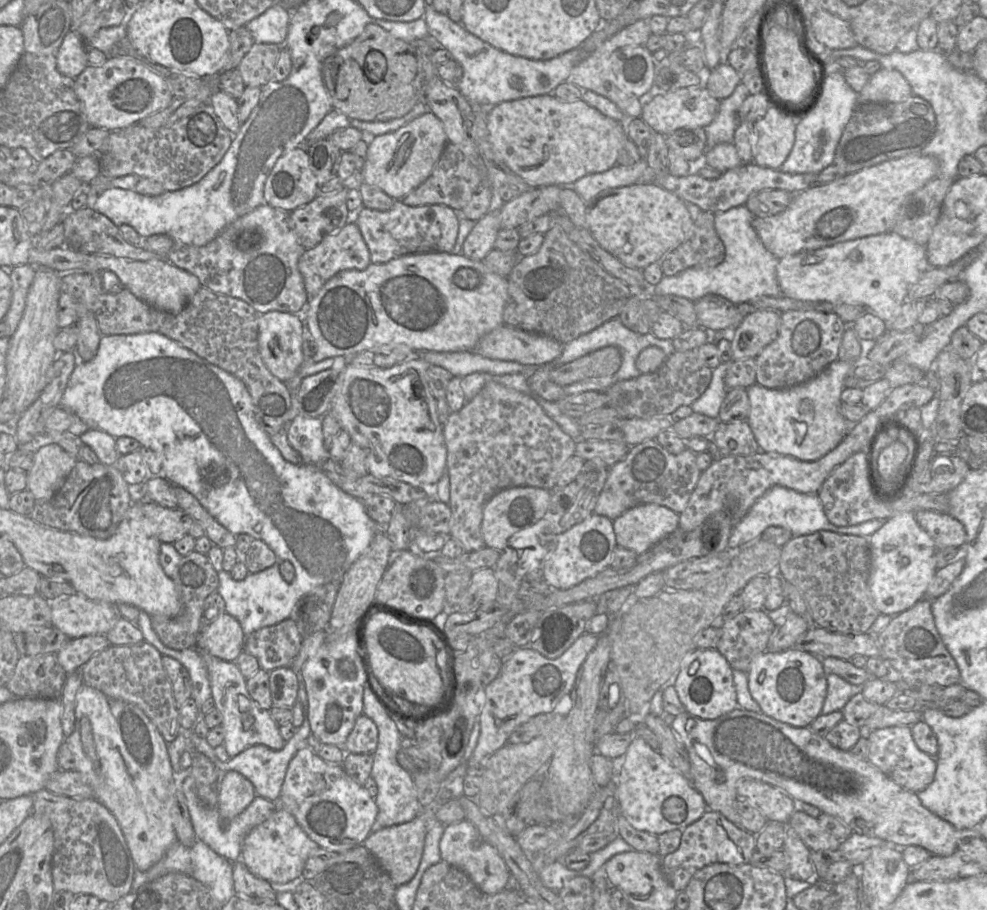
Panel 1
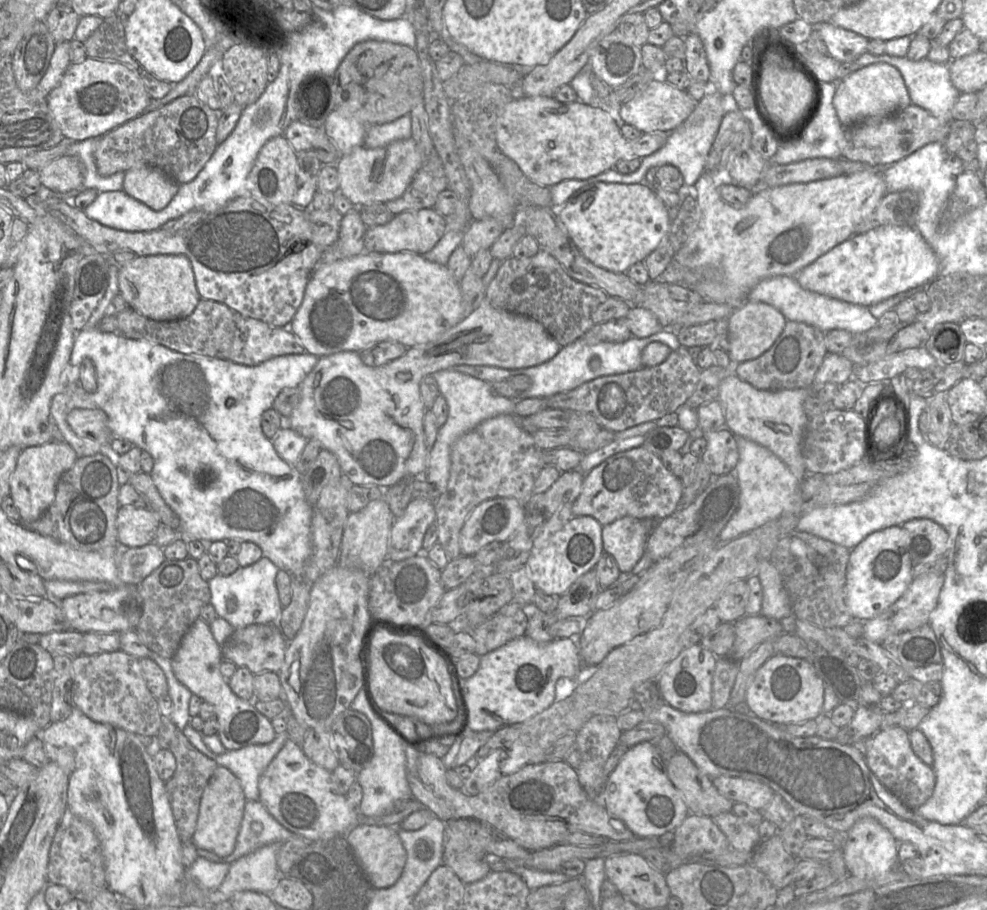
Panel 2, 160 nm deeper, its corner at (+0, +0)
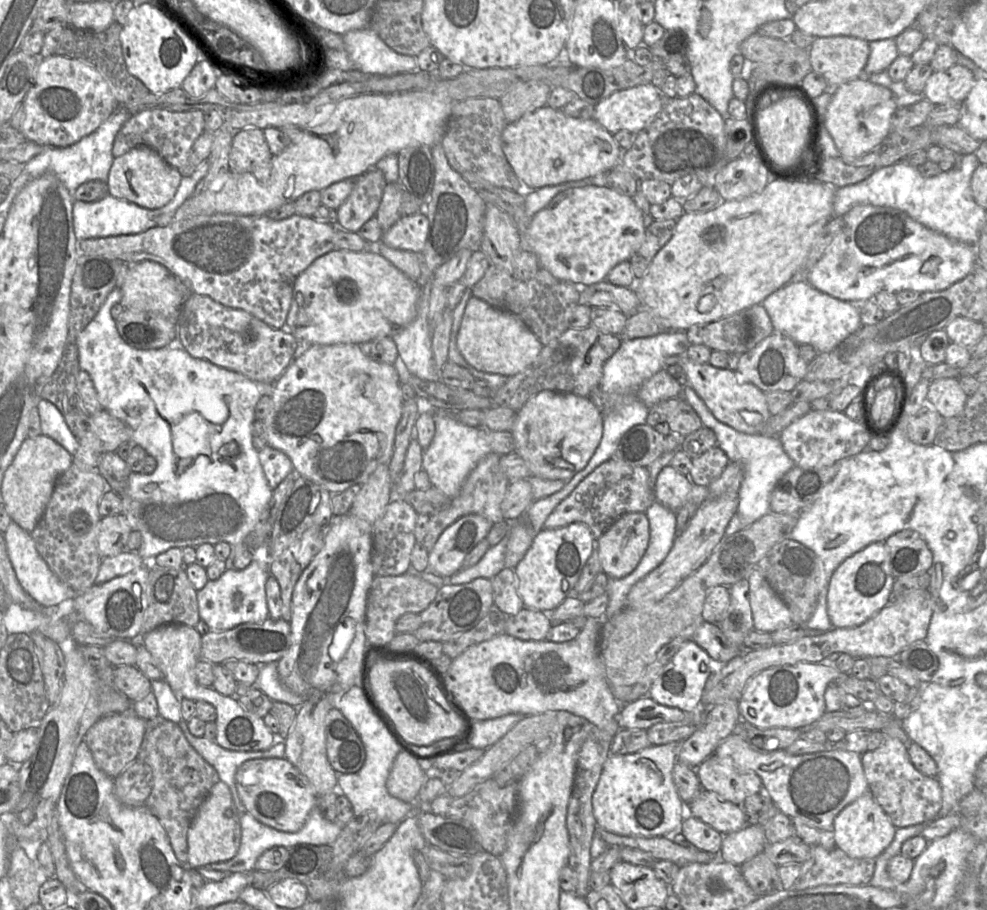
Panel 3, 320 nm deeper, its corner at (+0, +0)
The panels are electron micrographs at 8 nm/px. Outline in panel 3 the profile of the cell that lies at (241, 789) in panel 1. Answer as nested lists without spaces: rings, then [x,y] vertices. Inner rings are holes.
[[[219,780],[200,806],[189,828],[187,865],[196,869],[209,863],[228,861],[237,854],[240,841],[240,815],[234,805],[229,787]]]

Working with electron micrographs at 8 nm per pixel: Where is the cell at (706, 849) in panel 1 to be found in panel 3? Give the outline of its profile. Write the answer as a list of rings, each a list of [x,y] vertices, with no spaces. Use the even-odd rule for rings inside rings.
[[[685,814],[679,831],[688,843],[714,857],[718,857],[724,835],[690,814]]]

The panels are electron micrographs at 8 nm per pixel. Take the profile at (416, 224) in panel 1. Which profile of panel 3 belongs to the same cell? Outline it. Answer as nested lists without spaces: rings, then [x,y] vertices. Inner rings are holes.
[[[424,213],[402,216],[388,231],[382,242],[393,249],[420,253],[429,235],[429,220]]]

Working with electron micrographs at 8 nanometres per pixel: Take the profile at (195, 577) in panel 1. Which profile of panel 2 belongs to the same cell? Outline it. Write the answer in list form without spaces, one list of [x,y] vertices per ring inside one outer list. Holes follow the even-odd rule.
[[[187,557],[184,560],[165,560],[138,587],[143,610],[135,631],[151,651],[171,659],[183,636],[200,617],[202,607],[210,603],[209,582],[201,577],[198,561]]]

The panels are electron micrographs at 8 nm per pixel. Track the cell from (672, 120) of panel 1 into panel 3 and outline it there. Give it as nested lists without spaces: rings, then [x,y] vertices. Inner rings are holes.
[[[653,84],[638,85],[595,104],[592,119],[612,134],[620,130],[636,134],[654,121],[664,104],[665,98]]]

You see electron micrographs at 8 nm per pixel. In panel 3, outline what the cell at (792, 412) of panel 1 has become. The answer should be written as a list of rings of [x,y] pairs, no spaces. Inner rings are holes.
[[[685,355],[665,358],[665,366],[679,363],[685,373],[685,385],[691,387],[703,400],[707,408],[720,422],[747,434],[759,434],[762,426],[770,418],[766,393],[757,386],[744,380],[736,371],[717,368],[707,363],[696,363]]]

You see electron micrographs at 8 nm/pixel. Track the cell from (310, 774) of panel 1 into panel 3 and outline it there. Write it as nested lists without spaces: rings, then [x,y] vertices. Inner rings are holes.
[[[266,758],[245,761],[237,770],[236,789],[246,811],[261,823],[285,832],[296,832],[316,807],[318,796],[308,780],[288,759]]]

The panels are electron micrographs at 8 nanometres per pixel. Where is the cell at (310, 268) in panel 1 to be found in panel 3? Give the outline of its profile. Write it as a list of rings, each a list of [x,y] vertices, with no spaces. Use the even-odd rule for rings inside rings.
[[[376,168],[358,176],[350,195],[336,210],[337,226],[358,233],[376,215],[386,185],[383,173]]]

